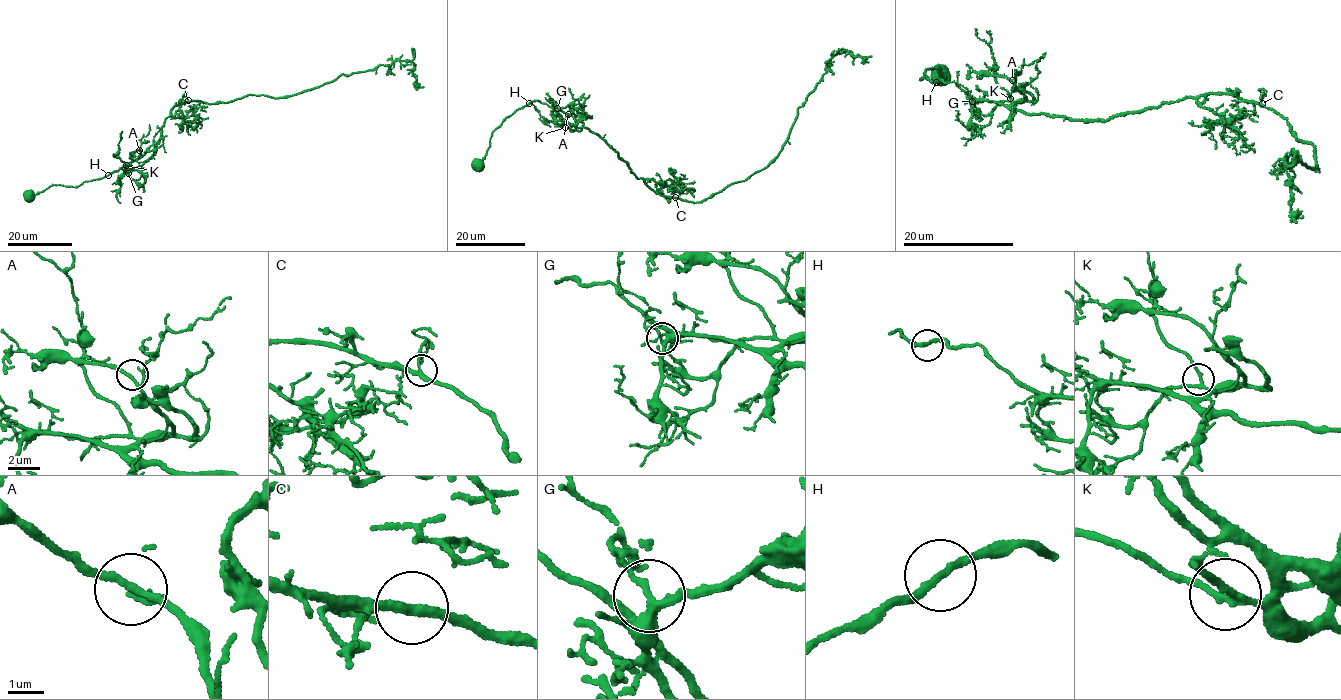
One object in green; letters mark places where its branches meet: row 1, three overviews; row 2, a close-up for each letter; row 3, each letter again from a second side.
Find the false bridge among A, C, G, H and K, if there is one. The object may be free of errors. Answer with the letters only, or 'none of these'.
none of these

